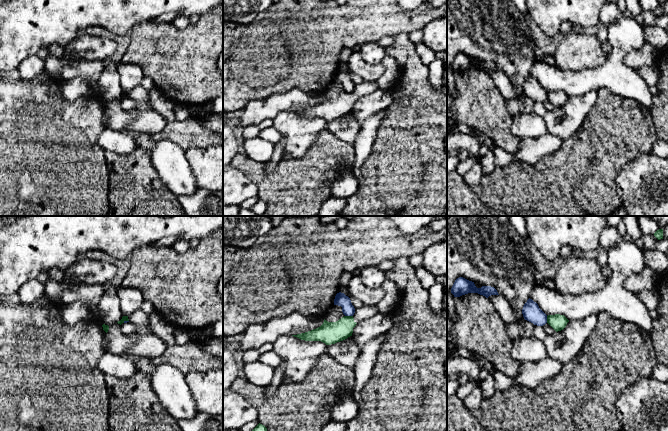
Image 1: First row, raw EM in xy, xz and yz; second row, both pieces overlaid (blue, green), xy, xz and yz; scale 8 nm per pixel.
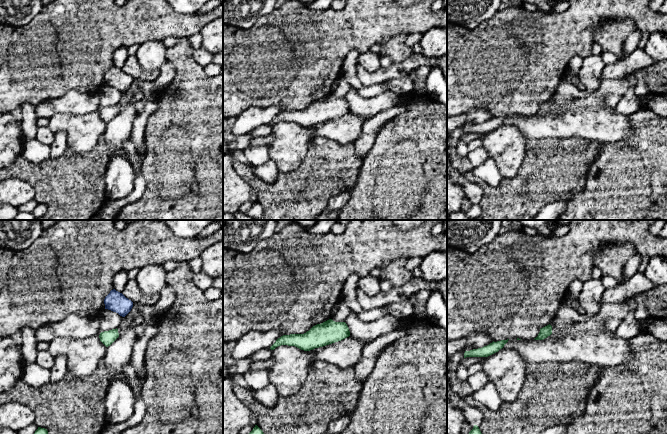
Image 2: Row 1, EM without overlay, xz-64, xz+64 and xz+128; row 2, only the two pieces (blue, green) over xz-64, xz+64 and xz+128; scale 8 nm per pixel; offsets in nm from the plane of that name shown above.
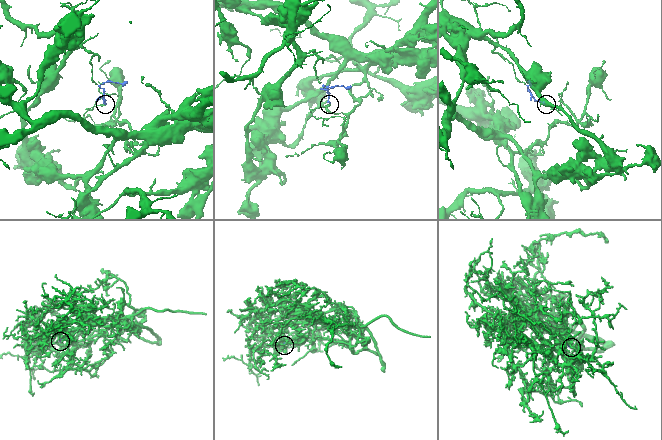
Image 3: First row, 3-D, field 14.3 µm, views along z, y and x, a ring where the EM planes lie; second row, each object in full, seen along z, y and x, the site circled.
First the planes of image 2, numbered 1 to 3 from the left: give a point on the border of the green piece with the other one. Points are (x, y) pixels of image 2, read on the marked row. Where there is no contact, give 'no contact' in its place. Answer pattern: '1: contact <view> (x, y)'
1: no contact
2: no contact
3: no contact

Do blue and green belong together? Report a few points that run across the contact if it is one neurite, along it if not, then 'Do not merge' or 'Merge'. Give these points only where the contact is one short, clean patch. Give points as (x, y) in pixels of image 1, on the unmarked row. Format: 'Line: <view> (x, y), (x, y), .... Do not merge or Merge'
Line: xz (345, 91), (352, 92). Do not merge

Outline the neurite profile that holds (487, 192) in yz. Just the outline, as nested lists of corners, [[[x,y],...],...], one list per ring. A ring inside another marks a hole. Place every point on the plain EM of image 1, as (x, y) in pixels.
[[[601,88],[598,90],[595,106],[588,113],[577,133],[565,140],[553,154],[540,158],[534,165],[513,163],[503,168],[496,166],[492,173],[483,176],[474,187],[466,184],[463,176],[459,175],[457,171],[447,173],[447,216],[610,216],[622,206],[622,201],[617,192],[616,175],[639,155],[651,153],[652,147],[657,141],[658,137],[652,126],[649,111],[644,106],[631,98],[621,97],[606,88]]]

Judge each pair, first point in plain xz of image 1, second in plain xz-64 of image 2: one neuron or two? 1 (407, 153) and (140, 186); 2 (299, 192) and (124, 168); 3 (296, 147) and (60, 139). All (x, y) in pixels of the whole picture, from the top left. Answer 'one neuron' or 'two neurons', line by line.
1: two neurons
2: two neurons
3: two neurons

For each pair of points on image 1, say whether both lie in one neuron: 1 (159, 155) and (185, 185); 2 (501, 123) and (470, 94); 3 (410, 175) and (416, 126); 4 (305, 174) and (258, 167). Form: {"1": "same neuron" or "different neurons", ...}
{"1": "same neuron", "2": "same neuron", "3": "same neuron", "4": "same neuron"}

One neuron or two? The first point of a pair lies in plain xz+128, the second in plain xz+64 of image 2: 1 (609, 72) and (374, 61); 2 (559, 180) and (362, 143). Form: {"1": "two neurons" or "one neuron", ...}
{"1": "two neurons", "2": "two neurons"}

